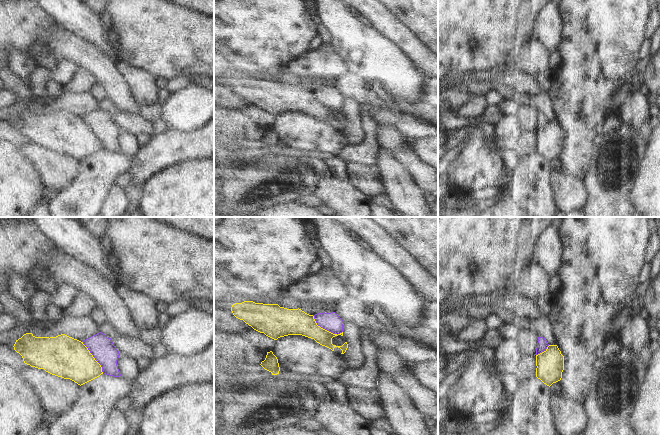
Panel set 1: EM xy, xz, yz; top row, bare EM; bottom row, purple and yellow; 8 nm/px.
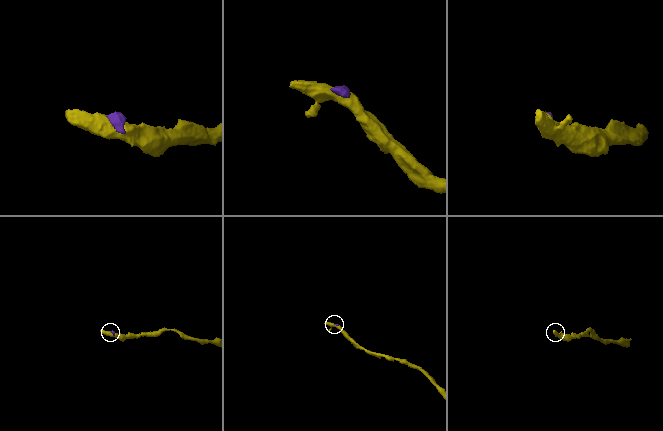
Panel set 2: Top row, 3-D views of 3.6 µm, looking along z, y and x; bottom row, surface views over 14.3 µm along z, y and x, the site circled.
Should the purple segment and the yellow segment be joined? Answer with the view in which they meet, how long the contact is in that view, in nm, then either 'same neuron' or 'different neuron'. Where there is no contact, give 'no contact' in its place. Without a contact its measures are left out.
contact in xz; length 280 nm; different neuron

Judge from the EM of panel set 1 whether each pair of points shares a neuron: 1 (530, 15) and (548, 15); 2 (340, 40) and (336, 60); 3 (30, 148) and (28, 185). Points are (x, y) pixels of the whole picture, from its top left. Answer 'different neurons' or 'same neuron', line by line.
1: different neurons
2: different neurons
3: different neurons

